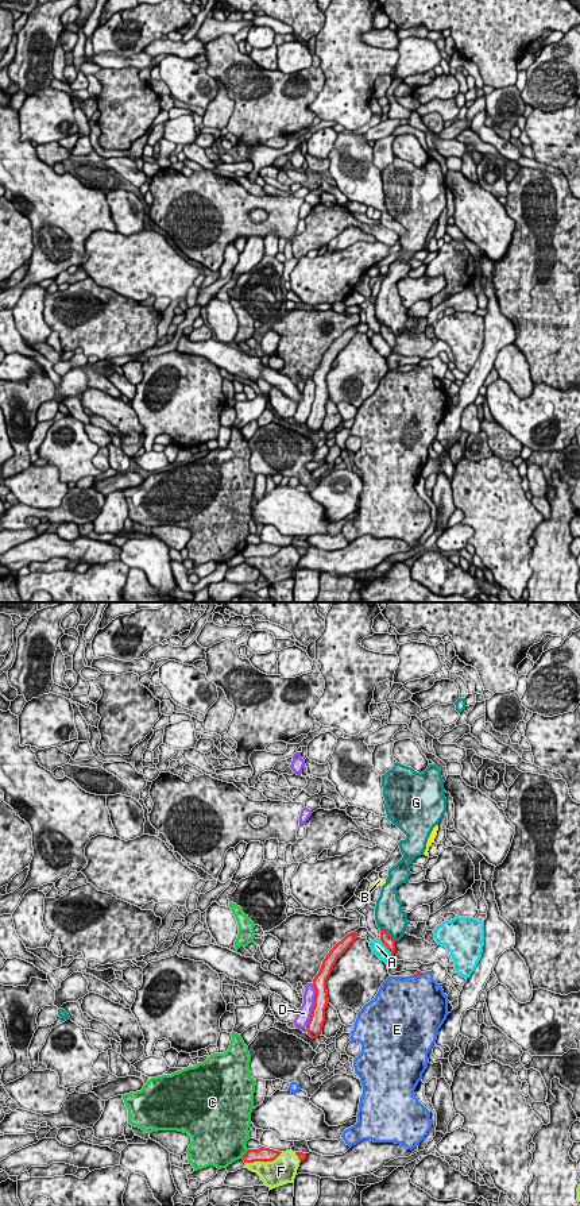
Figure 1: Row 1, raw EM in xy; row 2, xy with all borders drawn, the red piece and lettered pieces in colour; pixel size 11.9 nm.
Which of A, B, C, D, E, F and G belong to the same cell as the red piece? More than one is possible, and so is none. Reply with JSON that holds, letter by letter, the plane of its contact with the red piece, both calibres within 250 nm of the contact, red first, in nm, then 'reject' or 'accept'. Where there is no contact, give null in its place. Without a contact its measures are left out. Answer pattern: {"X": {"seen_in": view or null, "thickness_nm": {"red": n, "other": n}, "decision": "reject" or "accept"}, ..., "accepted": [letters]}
{"A": {"seen_in": "xy", "thickness_nm": {"red": 140, "other": 160}, "decision": "reject"}, "B": {"seen_in": "xy", "thickness_nm": {"red": 50, "other": 70}, "decision": "accept"}, "C": {"seen_in": "xy", "thickness_nm": {"red": 160, "other": 440}, "decision": "reject"}, "D": {"seen_in": "xy", "thickness_nm": {"red": 190, "other": 170}, "decision": "reject"}, "E": {"seen_in": "xy", "thickness_nm": {"red": 60, "other": 460}, "decision": "reject"}, "F": {"seen_in": "xy", "thickness_nm": {"red": 160, "other": 320}, "decision": "reject"}, "G": {"seen_in": "xy", "thickness_nm": {"red": 140, "other": 360}, "decision": "reject"}, "accepted": ["B"]}

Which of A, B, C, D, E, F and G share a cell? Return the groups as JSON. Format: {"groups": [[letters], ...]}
{"groups": [["A"], ["B"], ["C"], ["D"], ["E"], ["F"], ["G"]]}

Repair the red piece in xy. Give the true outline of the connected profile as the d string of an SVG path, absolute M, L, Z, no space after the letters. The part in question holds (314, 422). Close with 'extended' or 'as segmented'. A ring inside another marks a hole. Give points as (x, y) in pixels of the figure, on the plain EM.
M348 328L341 336L339 336L329 348L322 355L321 363L318 369L313 374L313 381L316 385L314 401L312 404L312 411L308 417L306 425L312 434L317 434L322 427L322 421L325 417L325 404L329 398L328 386L326 386L326 375L332 367L333 361L337 354L351 342L351 339L357 334L357 328Z; as segmented

